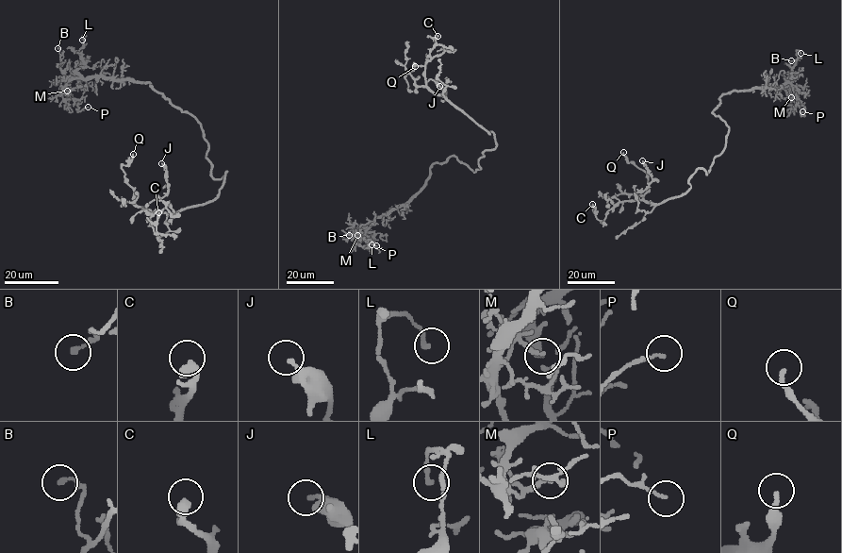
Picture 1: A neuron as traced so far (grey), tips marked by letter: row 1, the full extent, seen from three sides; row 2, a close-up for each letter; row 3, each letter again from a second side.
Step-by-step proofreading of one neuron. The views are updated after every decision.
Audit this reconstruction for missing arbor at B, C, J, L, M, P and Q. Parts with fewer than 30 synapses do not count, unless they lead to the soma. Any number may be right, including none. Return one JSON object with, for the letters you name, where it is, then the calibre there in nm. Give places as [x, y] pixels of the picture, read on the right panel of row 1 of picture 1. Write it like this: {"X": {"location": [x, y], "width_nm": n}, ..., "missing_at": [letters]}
{"missing_at": []}

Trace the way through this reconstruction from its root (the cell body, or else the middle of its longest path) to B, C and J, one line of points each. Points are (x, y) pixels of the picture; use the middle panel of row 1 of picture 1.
B: (480, 168), (473, 172), (454, 156), (442, 163), (434, 163), (426, 183), (407, 201), (377, 216), (349, 235)
C: (480, 168), (478, 160), (483, 153), (496, 146), (495, 135), (426, 85), (424, 65), (437, 36)
J: (480, 168), (483, 153), (496, 146), (495, 135), (436, 94), (426, 82), (434, 80), (445, 94), (439, 86)

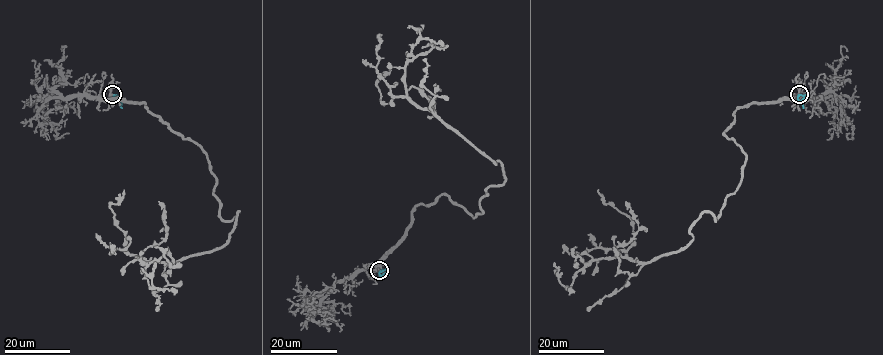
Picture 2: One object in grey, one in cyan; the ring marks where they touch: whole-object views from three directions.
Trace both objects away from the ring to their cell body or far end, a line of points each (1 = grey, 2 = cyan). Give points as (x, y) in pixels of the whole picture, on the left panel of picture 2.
1: (112, 94), (194, 141), (220, 216), (238, 212), (220, 248), (138, 259), (150, 286), (155, 262)
2: (113, 94), (122, 108)

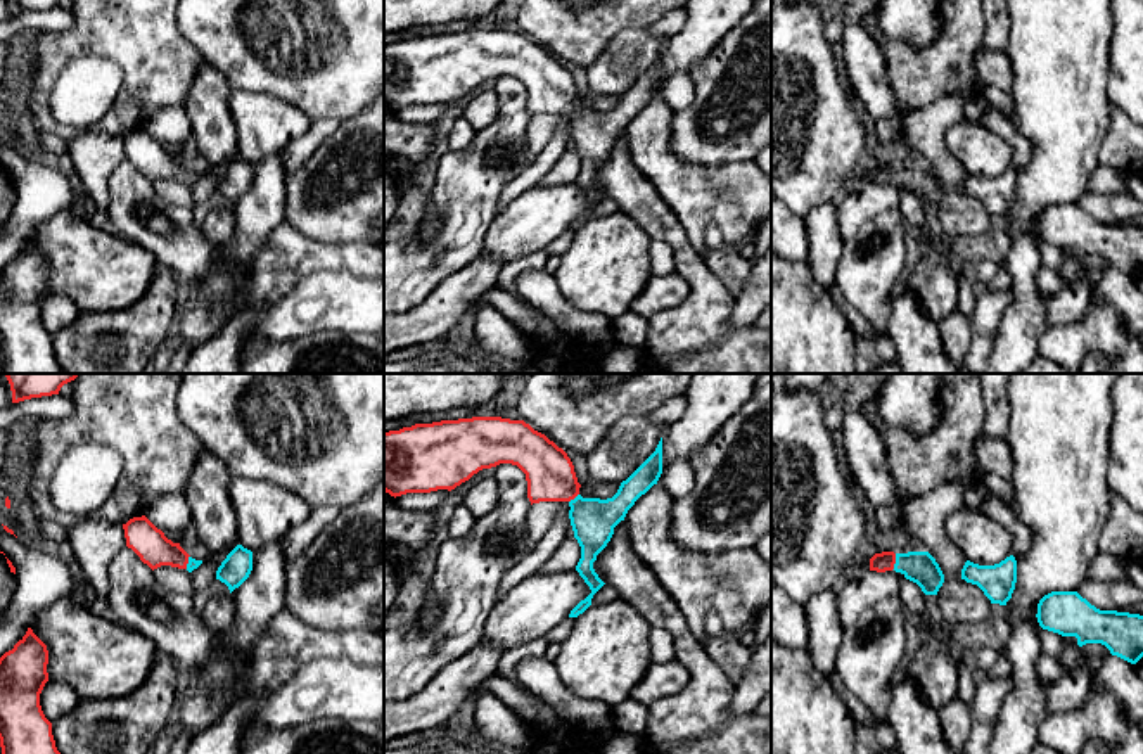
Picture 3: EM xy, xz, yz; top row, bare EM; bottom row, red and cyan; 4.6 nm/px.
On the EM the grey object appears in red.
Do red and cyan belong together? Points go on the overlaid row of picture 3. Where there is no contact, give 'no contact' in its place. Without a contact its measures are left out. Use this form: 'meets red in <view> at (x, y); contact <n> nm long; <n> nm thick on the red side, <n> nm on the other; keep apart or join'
meets red in yz at (894, 561); contact 70 nm long; 90 nm thick on the red side, 150 nm on the other; join

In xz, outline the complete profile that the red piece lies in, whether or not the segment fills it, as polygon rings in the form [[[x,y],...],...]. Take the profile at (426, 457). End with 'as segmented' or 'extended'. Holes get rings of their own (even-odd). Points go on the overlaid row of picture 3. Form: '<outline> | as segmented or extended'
[[[472,417],[415,424],[384,432],[384,491],[391,496],[455,489],[482,469],[517,465],[527,481],[527,498],[567,502],[574,538],[581,546],[576,571],[591,593],[569,614],[578,617],[605,585],[593,569],[614,527],[662,474],[662,438],[655,451],[621,482],[612,498],[583,498],[567,453],[524,420]]] | extended

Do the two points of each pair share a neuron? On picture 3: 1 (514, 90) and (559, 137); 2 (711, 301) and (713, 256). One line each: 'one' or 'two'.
1: two
2: two

